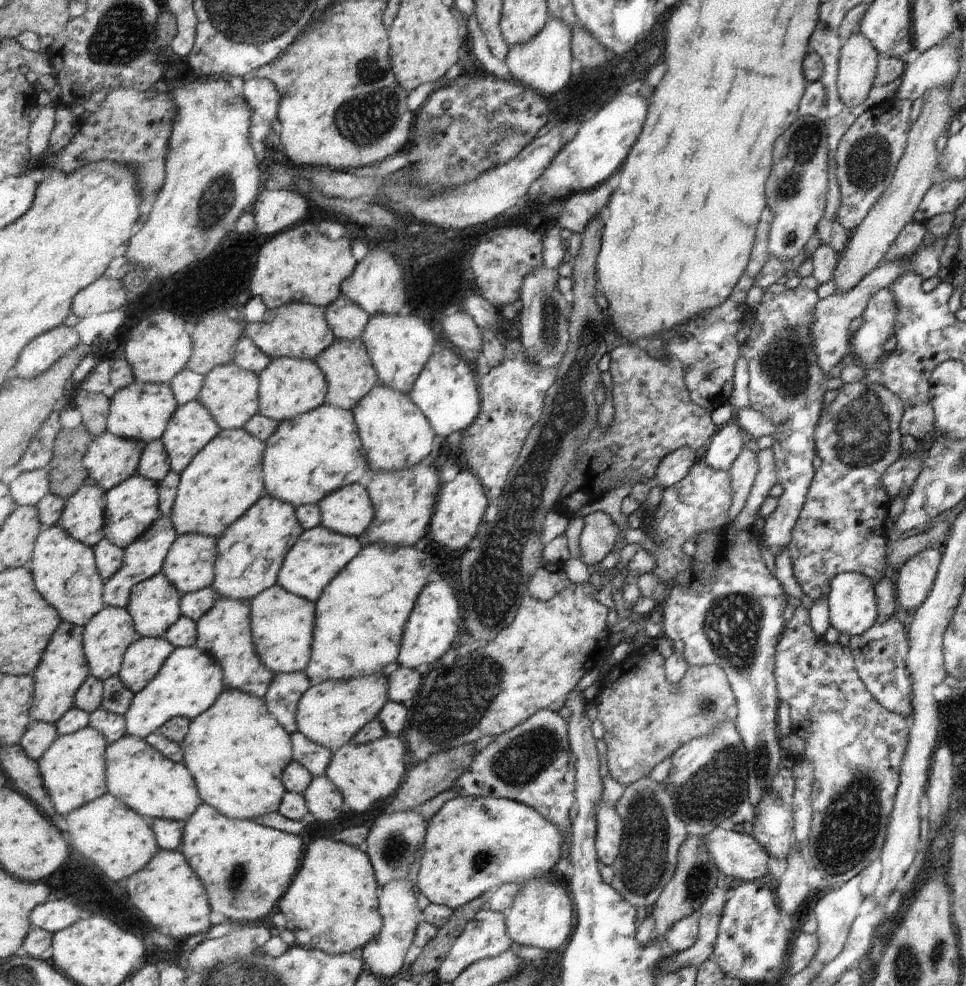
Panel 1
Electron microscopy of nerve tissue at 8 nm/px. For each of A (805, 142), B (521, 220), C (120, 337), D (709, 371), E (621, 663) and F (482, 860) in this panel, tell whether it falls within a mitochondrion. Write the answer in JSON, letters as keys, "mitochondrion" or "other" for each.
{"A":"mitochondrion","B":"other","C":"other","D":"mitochondrion","E":"other","F":"mitochondrion"}

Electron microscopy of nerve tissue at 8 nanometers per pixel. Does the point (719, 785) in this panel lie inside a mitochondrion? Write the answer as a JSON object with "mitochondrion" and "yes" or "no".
{"mitochondrion":"yes"}

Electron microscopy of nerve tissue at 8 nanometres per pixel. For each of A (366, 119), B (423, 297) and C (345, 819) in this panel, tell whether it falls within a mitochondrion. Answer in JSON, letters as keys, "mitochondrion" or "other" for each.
{"A":"mitochondrion","B":"other","C":"other"}

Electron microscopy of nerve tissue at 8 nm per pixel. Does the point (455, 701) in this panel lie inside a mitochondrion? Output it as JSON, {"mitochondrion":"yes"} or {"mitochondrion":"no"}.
{"mitochondrion":"yes"}

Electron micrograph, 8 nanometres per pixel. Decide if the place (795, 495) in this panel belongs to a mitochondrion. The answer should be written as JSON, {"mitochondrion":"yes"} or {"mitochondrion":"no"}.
{"mitochondrion":"no"}

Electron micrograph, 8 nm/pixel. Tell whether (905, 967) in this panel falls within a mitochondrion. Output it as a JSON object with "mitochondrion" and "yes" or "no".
{"mitochondrion":"yes"}

